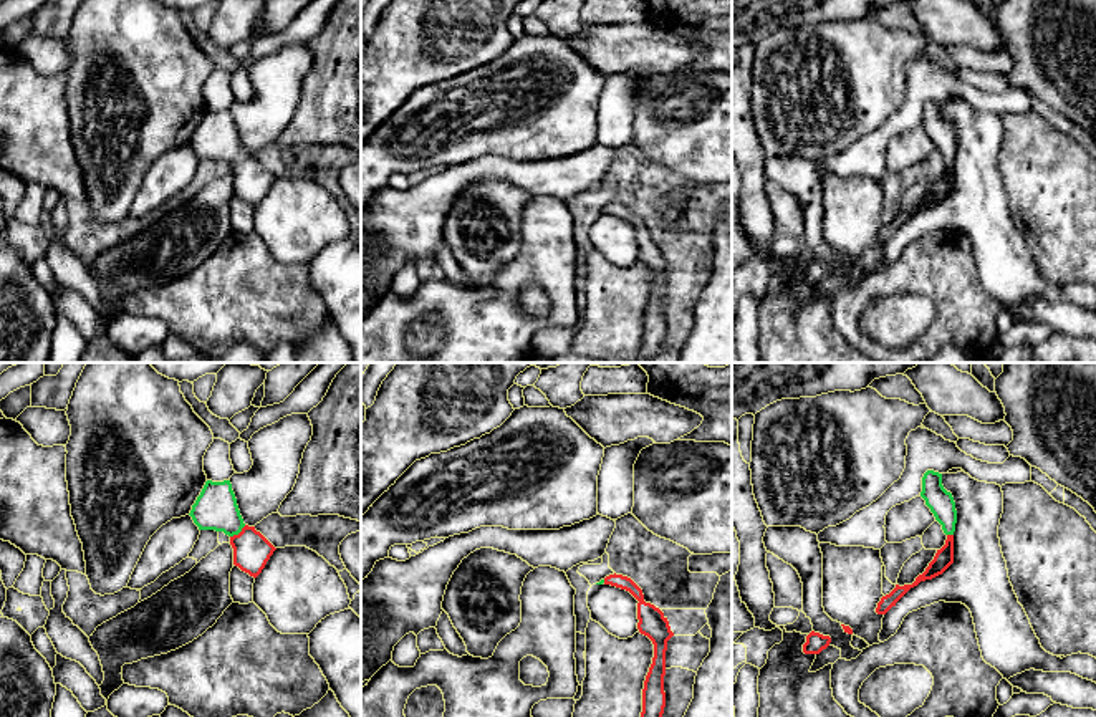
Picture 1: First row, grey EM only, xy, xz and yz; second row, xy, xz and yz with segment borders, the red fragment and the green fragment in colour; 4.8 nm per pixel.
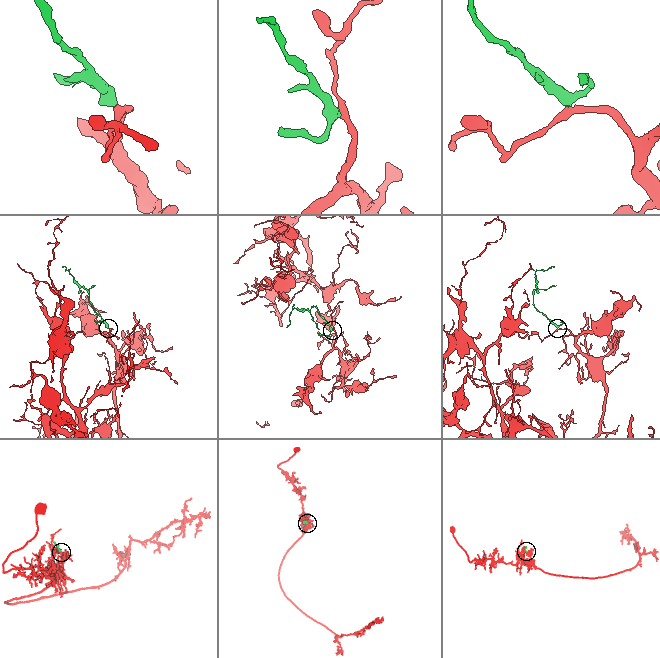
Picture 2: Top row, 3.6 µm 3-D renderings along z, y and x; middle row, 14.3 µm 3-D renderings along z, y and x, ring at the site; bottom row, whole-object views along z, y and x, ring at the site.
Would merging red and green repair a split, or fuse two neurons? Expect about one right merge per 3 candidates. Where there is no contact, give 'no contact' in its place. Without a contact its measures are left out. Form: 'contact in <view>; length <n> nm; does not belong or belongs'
contact in xy; length 100 nm; belongs

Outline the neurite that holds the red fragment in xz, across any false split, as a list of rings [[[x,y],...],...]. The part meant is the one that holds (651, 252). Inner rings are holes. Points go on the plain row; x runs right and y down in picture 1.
[[[614,202],[604,207],[604,214],[626,219],[639,230],[637,258],[654,273],[652,293],[649,296],[642,318],[642,341],[636,356],[639,361],[647,361],[661,351],[664,343],[666,280],[667,270],[674,265],[674,262],[671,260],[669,250],[664,242],[654,233],[644,230],[642,219],[631,207]]]

